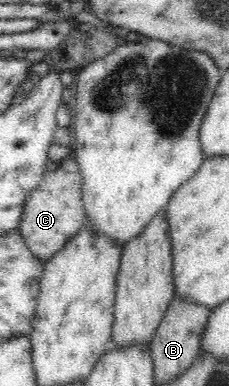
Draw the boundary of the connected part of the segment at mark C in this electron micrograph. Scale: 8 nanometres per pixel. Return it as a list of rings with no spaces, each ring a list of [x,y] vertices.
[[[68,155],[61,160],[58,170],[44,173],[40,185],[25,200],[18,231],[31,254],[39,262],[44,264],[49,258],[52,258],[85,227],[86,214],[81,201],[82,183],[83,178],[78,164],[72,155]]]

